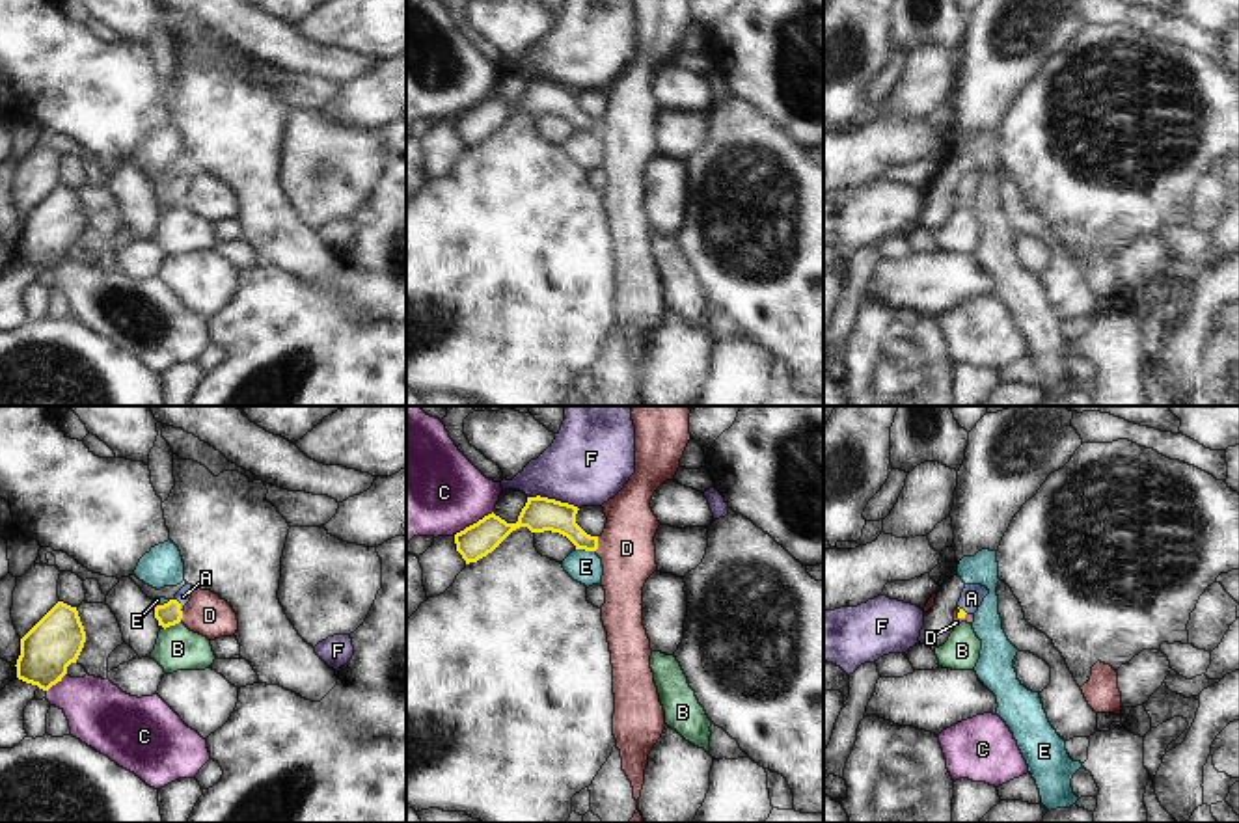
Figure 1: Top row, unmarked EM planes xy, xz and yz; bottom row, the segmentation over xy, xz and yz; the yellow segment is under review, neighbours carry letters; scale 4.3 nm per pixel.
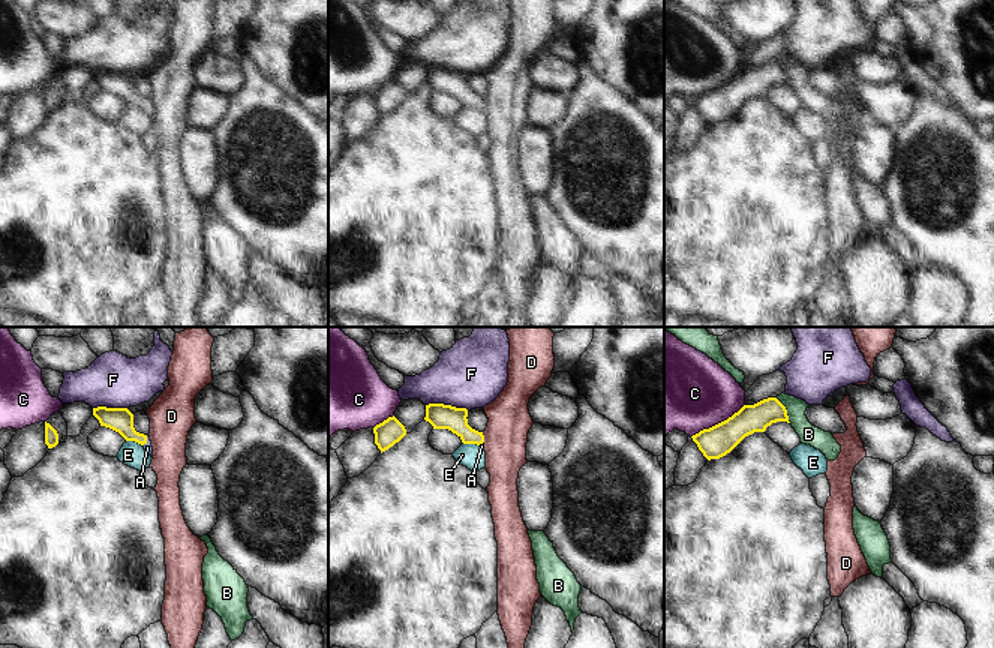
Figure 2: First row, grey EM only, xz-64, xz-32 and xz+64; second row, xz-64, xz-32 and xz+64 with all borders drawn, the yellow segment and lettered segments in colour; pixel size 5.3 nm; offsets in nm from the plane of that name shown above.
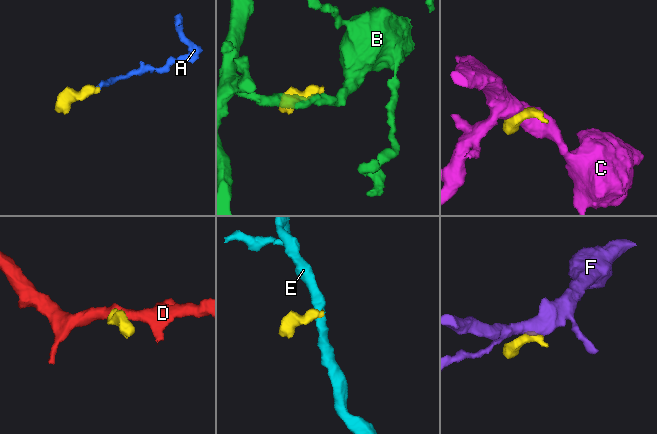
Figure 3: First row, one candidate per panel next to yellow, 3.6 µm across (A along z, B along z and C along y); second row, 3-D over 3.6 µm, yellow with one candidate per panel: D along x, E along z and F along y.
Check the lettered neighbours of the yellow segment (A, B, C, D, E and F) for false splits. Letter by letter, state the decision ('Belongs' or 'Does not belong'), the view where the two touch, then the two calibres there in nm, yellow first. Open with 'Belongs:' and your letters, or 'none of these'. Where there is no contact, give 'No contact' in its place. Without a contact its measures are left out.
Belongs: A
A: Belongs. Touches yellow in xy. Thickness 100 nm (yellow) against 70 nm
B: Does not belong. Touches yellow in xy. Thickness 100 nm (yellow) against 190 nm
C: Does not belong. Touches yellow in xz. Thickness 150 nm (yellow) against 420 nm
D: Does not belong. Touches yellow in xz. Thickness 140 nm (yellow) against 240 nm
E: Does not belong. Touches yellow in xz. Thickness 150 nm (yellow) against 140 nm
F: Does not belong. Touches yellow in xz. Thickness 150 nm (yellow) against 360 nm

